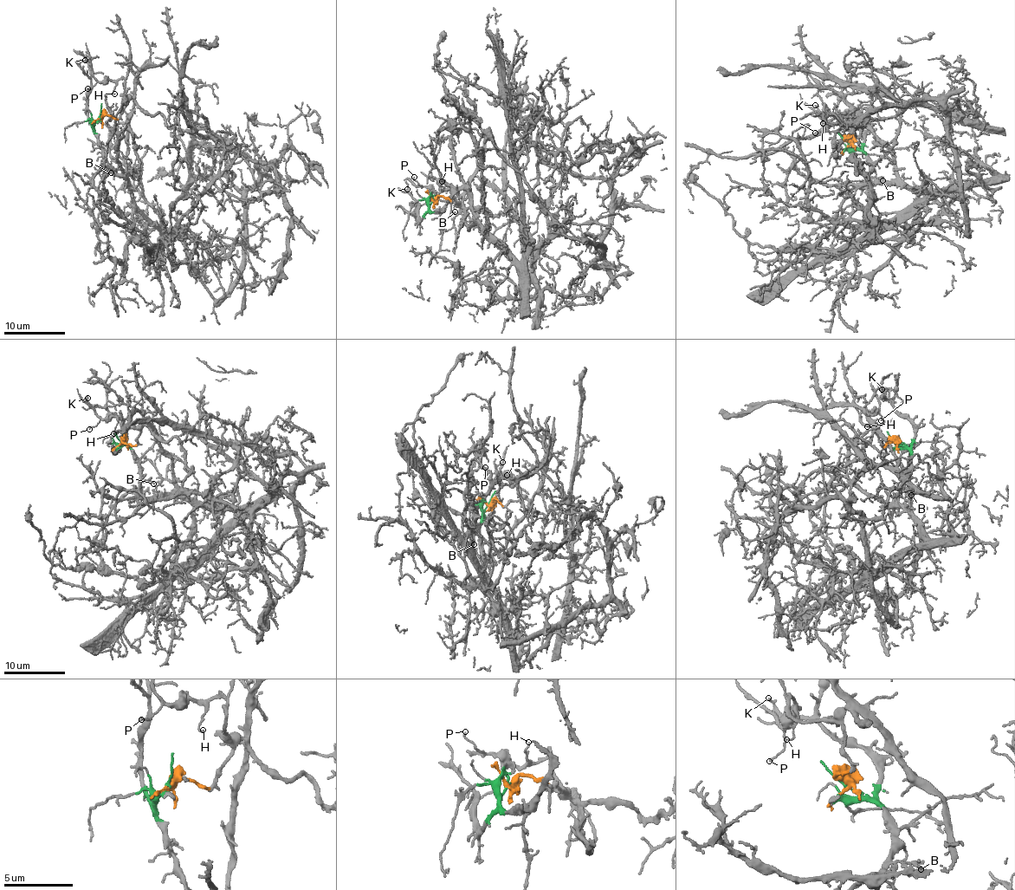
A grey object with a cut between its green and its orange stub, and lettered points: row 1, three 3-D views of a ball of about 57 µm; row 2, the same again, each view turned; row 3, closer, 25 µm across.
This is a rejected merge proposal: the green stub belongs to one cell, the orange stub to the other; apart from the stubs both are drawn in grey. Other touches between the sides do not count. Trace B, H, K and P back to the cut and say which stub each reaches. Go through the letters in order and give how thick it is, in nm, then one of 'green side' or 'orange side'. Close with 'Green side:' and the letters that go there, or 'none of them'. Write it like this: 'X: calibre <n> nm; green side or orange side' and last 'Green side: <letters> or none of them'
B: calibre 130 nm; green side
H: calibre 120 nm; orange side
K: calibre 150 nm; green side
P: calibre 140 nm; orange side
Green side: B, K

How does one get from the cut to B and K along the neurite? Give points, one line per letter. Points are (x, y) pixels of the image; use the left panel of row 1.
B: (99, 118), (94, 128), (111, 173)
K: (99, 118), (94, 123), (89, 121), (90, 80), (80, 65), (86, 60)

